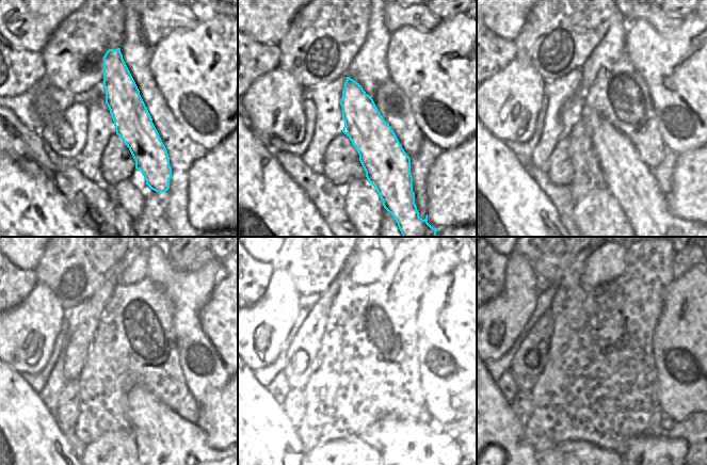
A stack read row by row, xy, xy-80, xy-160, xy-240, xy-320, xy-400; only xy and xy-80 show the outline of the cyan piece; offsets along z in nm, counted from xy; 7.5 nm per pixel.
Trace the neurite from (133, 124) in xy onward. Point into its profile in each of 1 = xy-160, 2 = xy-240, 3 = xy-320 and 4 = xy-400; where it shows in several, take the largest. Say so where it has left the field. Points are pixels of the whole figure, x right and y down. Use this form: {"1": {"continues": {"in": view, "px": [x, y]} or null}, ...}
{"1": {"continues": {"in": "xy-160", "px": [628, 178]}}, "2": {"continues": {"in": "xy-240", "px": [175, 452]}}, "3": {"continues": {"in": "xy-320", "px": [414, 453]}}, "4": {"continues": {"in": "xy-400", "px": [645, 453]}}}

